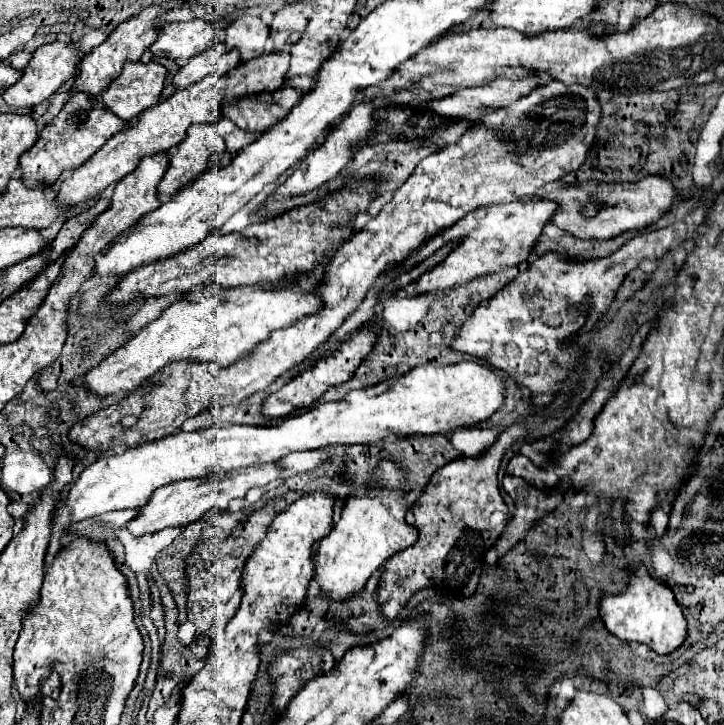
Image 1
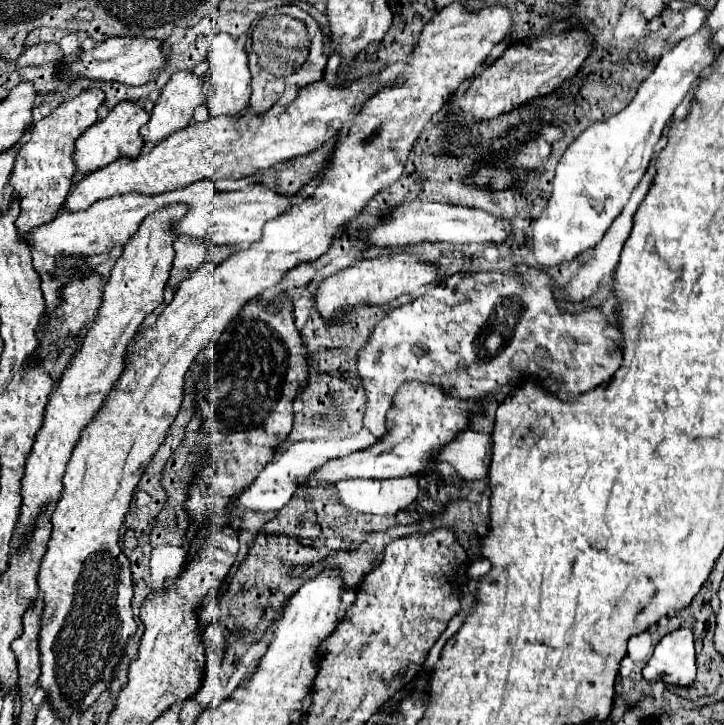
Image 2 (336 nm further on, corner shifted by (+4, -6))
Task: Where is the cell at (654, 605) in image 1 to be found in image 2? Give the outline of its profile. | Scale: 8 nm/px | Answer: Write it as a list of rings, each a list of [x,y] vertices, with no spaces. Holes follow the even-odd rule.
[[[689,629],[673,631],[663,637],[653,657],[643,669],[647,681],[663,681],[667,685],[689,687],[695,681],[695,647]]]

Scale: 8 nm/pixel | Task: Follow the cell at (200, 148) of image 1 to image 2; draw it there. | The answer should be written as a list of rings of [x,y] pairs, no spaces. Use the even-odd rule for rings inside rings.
[[[167,205],[157,209],[141,223],[139,231],[123,247],[123,253],[111,271],[111,279],[105,285],[103,303],[97,311],[97,319],[87,331],[79,355],[69,365],[69,369],[65,369],[55,393],[49,397],[43,427],[37,431],[35,445],[27,457],[21,489],[23,507],[17,523],[21,541],[27,539],[37,515],[45,509],[45,505],[55,503],[59,499],[65,465],[73,453],[75,443],[79,441],[83,427],[93,419],[95,409],[101,407],[105,395],[115,383],[115,377],[121,375],[125,351],[133,341],[139,325],[163,303],[163,289],[167,285],[175,255],[173,241],[177,239],[177,235],[171,231],[171,223],[185,213],[187,207],[183,205]]]

